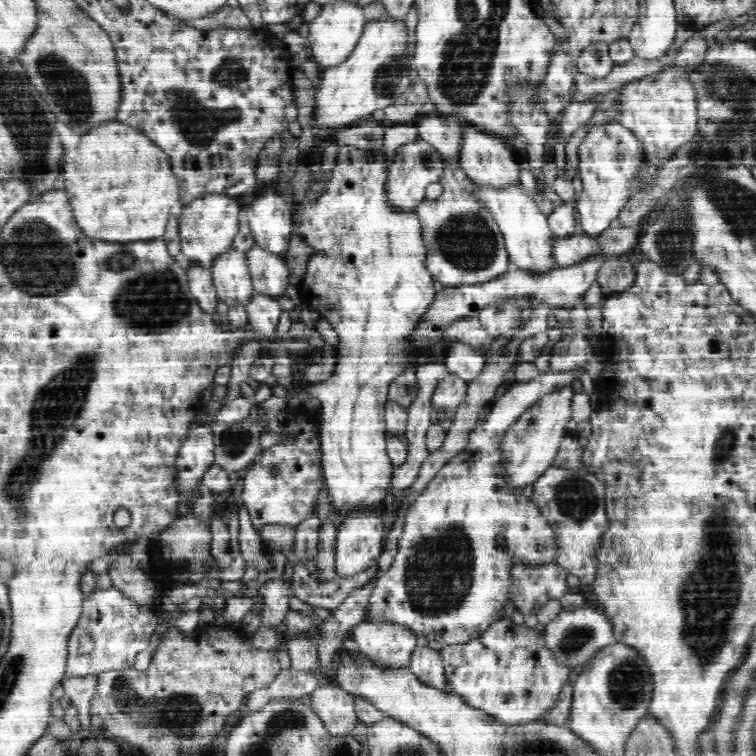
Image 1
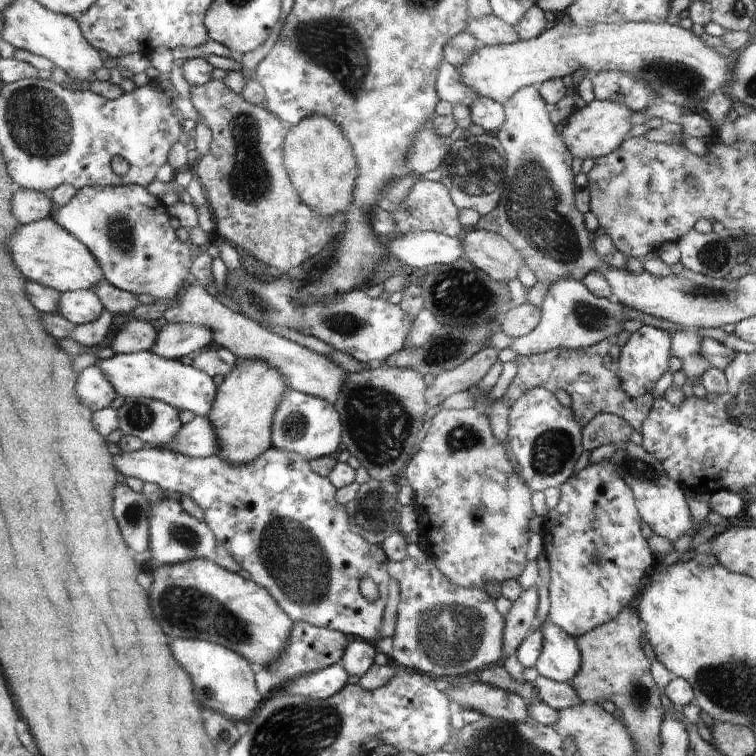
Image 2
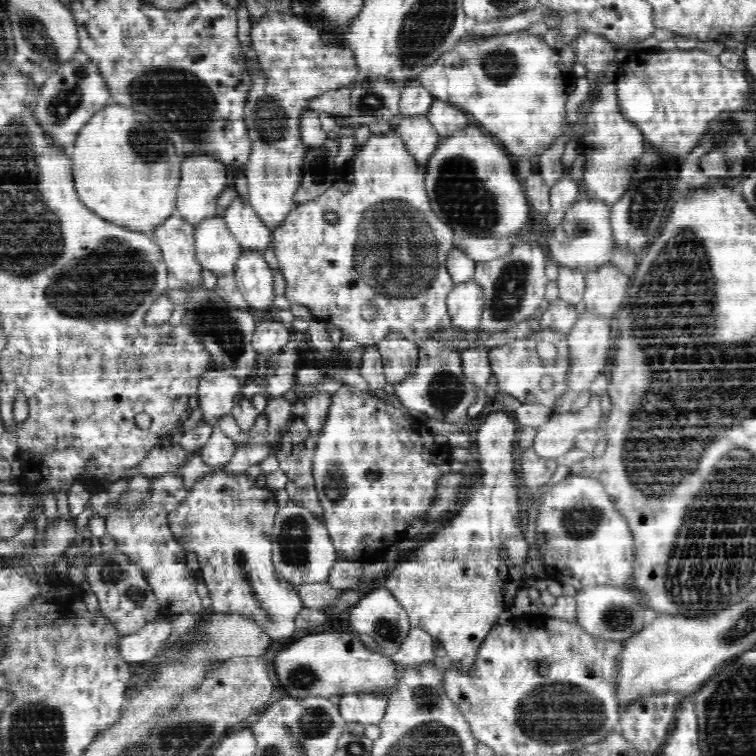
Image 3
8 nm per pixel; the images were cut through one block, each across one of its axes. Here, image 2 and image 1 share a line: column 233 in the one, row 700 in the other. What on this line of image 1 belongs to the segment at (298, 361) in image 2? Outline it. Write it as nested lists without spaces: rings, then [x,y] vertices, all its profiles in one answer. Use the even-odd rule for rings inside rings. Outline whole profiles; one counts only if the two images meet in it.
[[[322,684],[310,695],[311,707],[331,736],[346,736],[359,722],[354,706],[354,696],[331,684]]]

